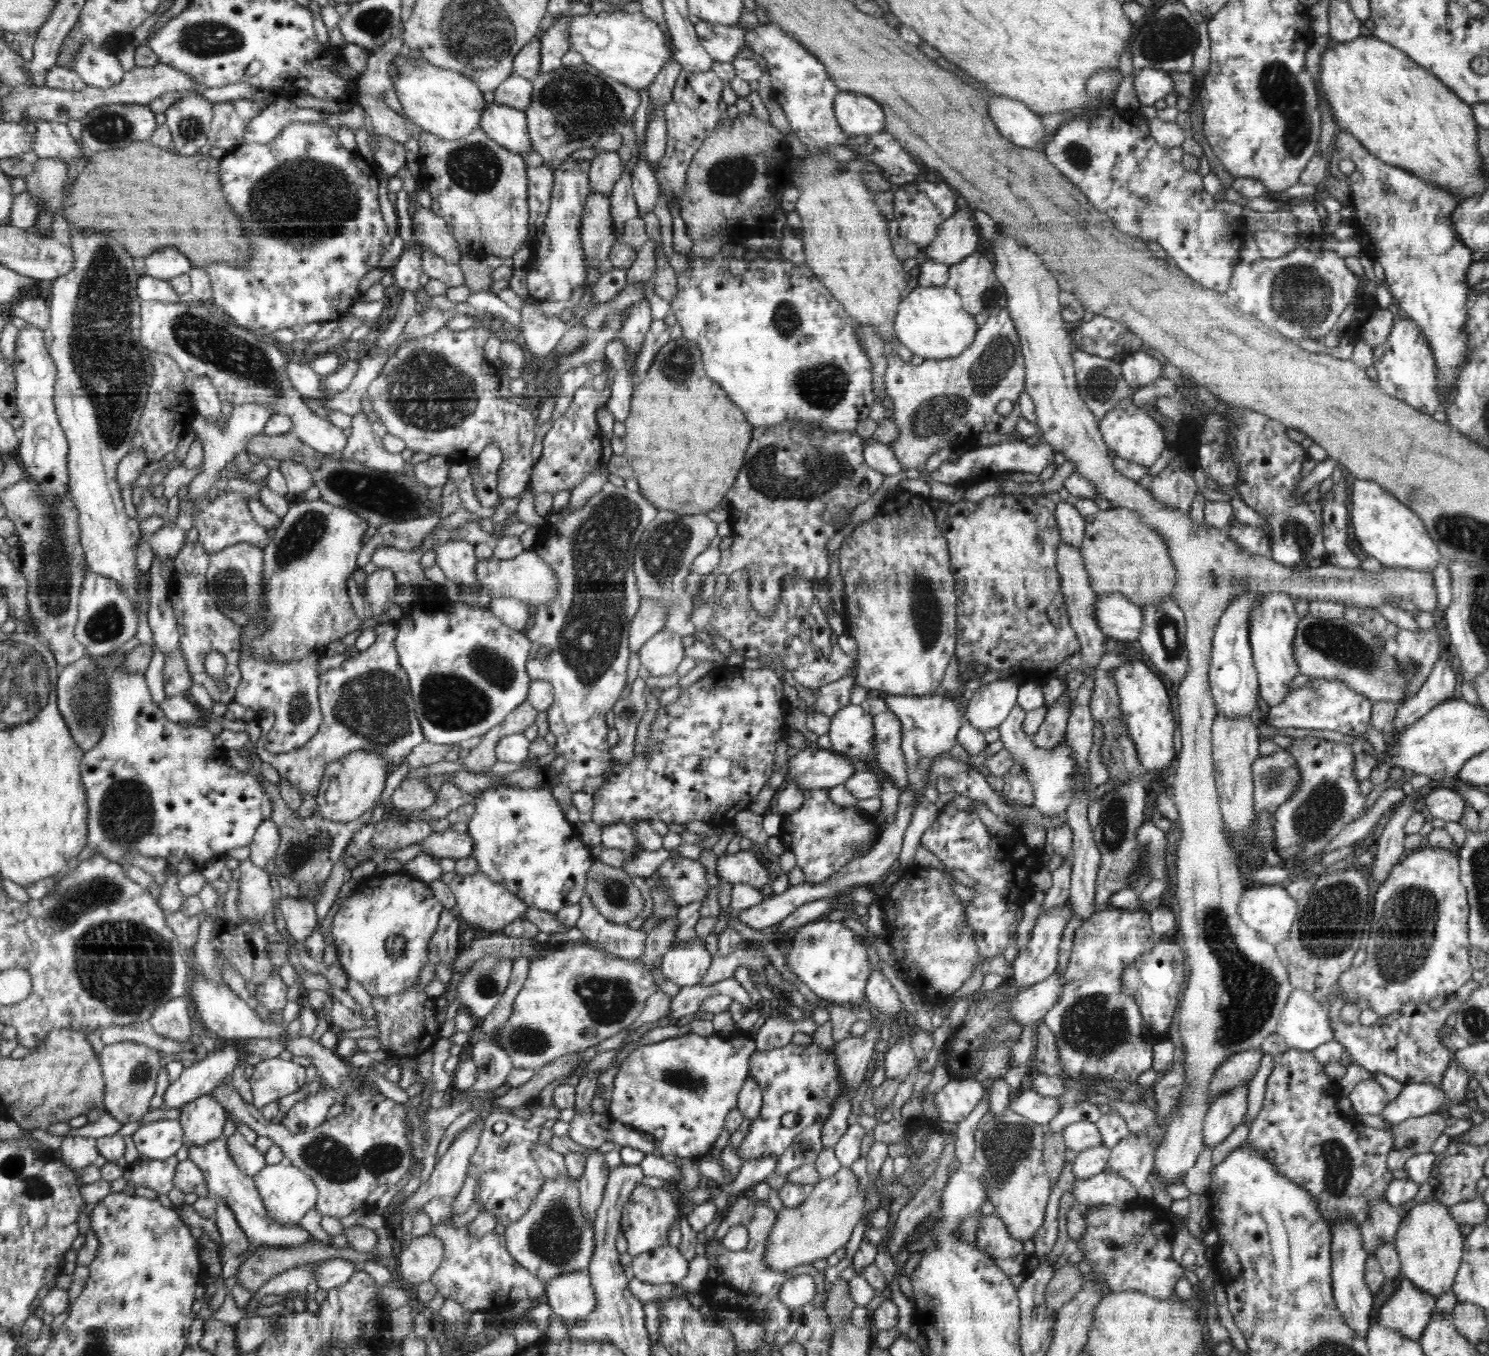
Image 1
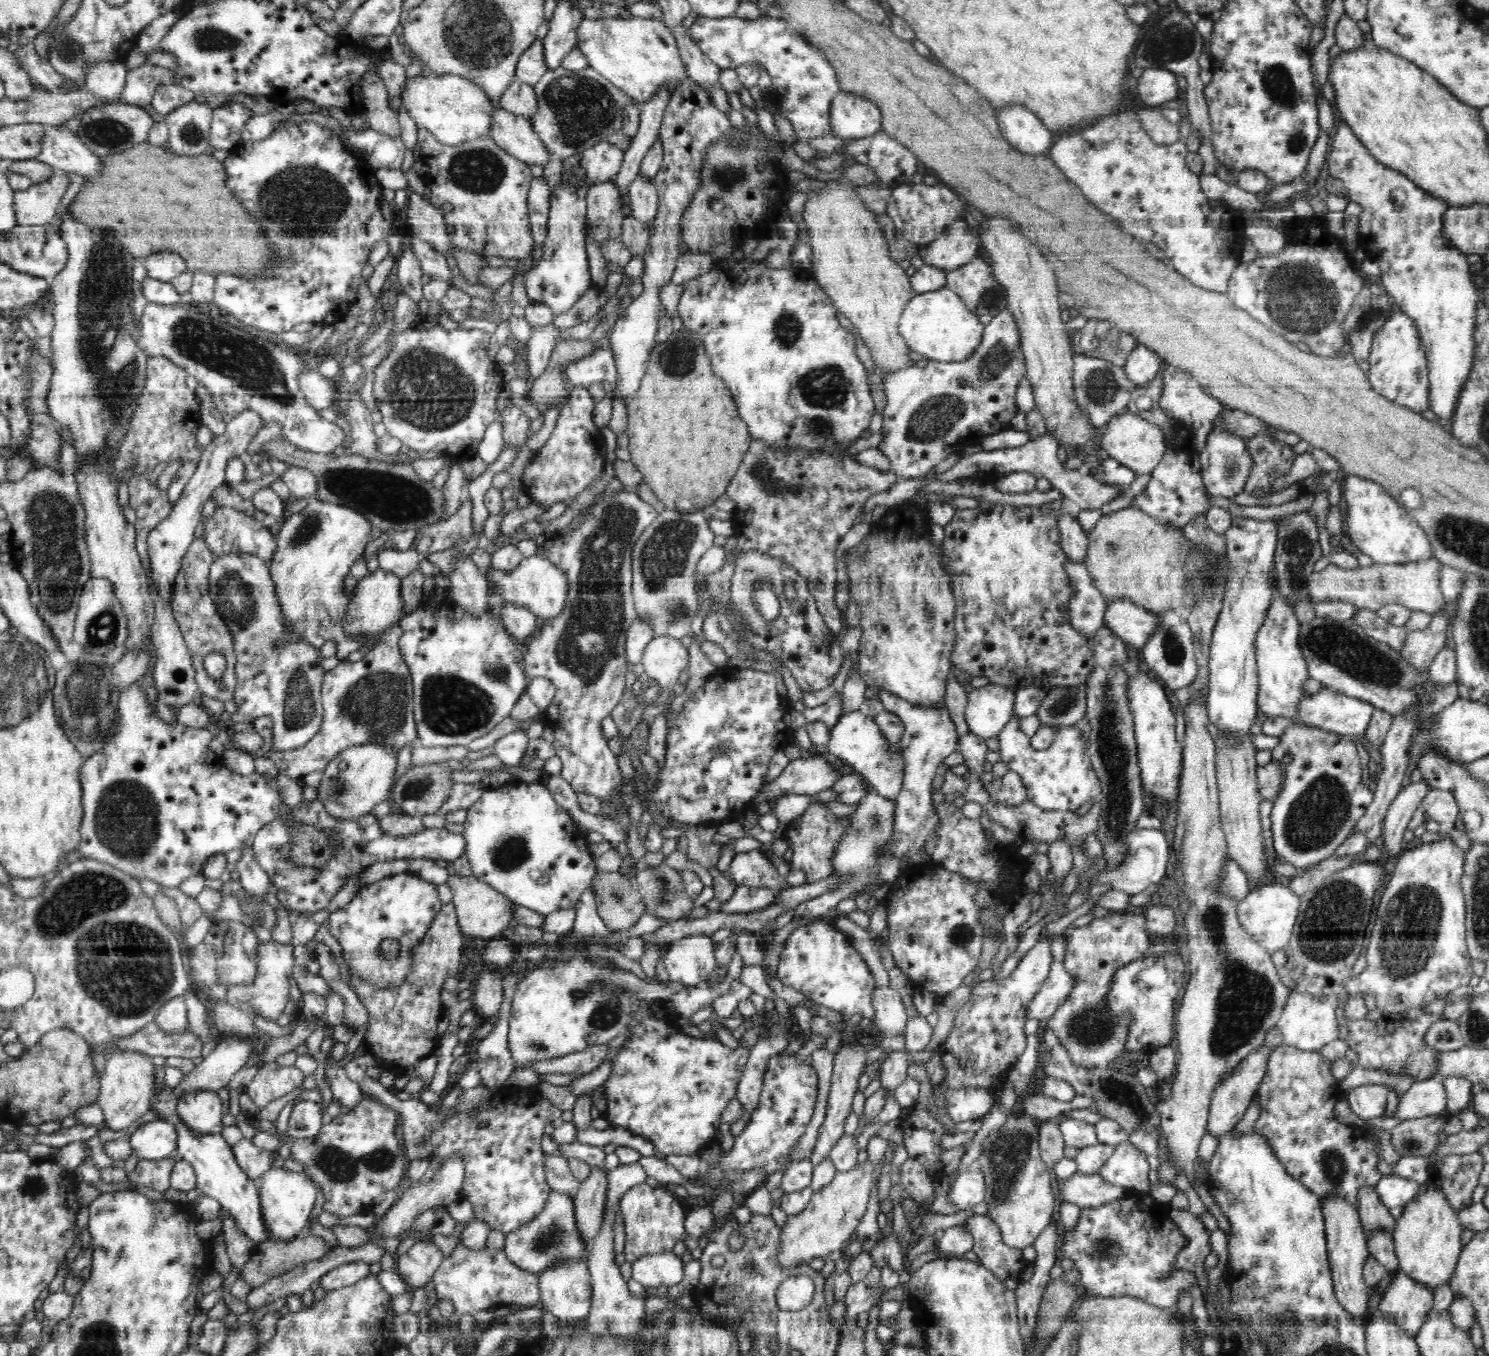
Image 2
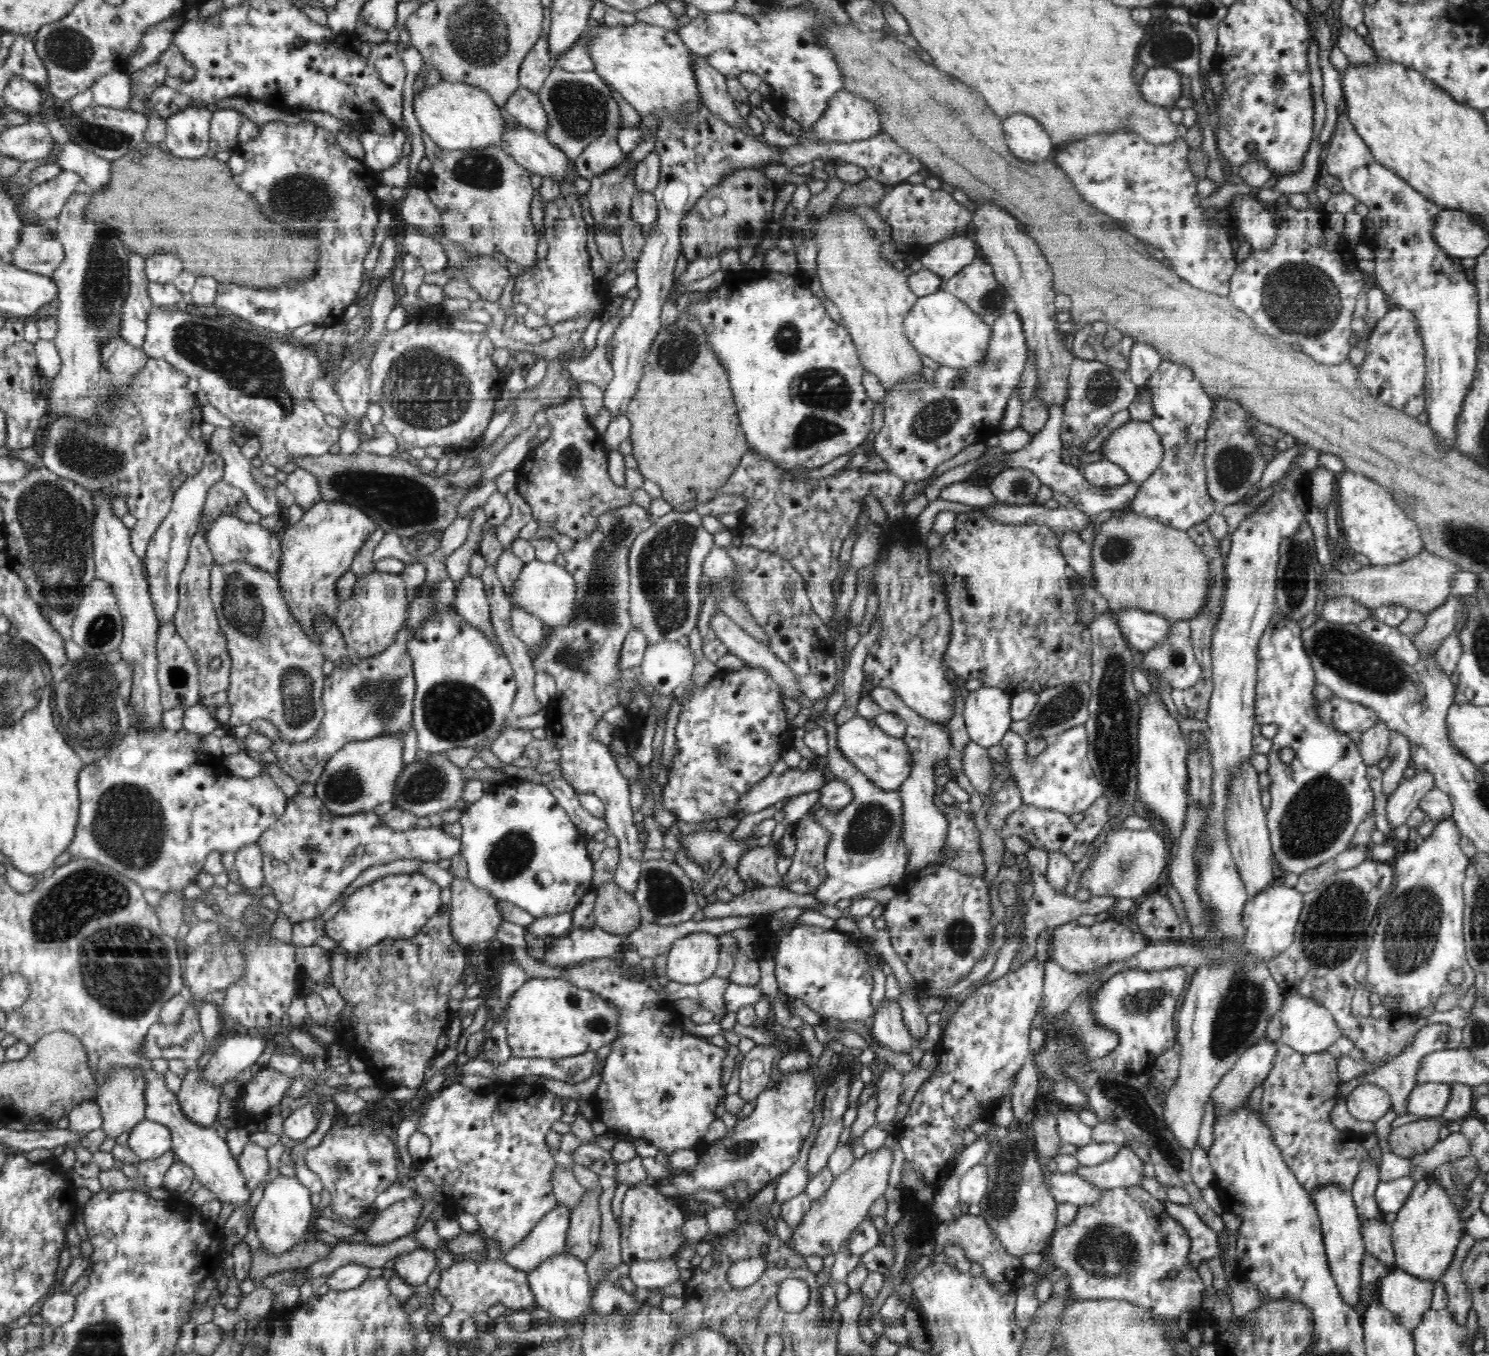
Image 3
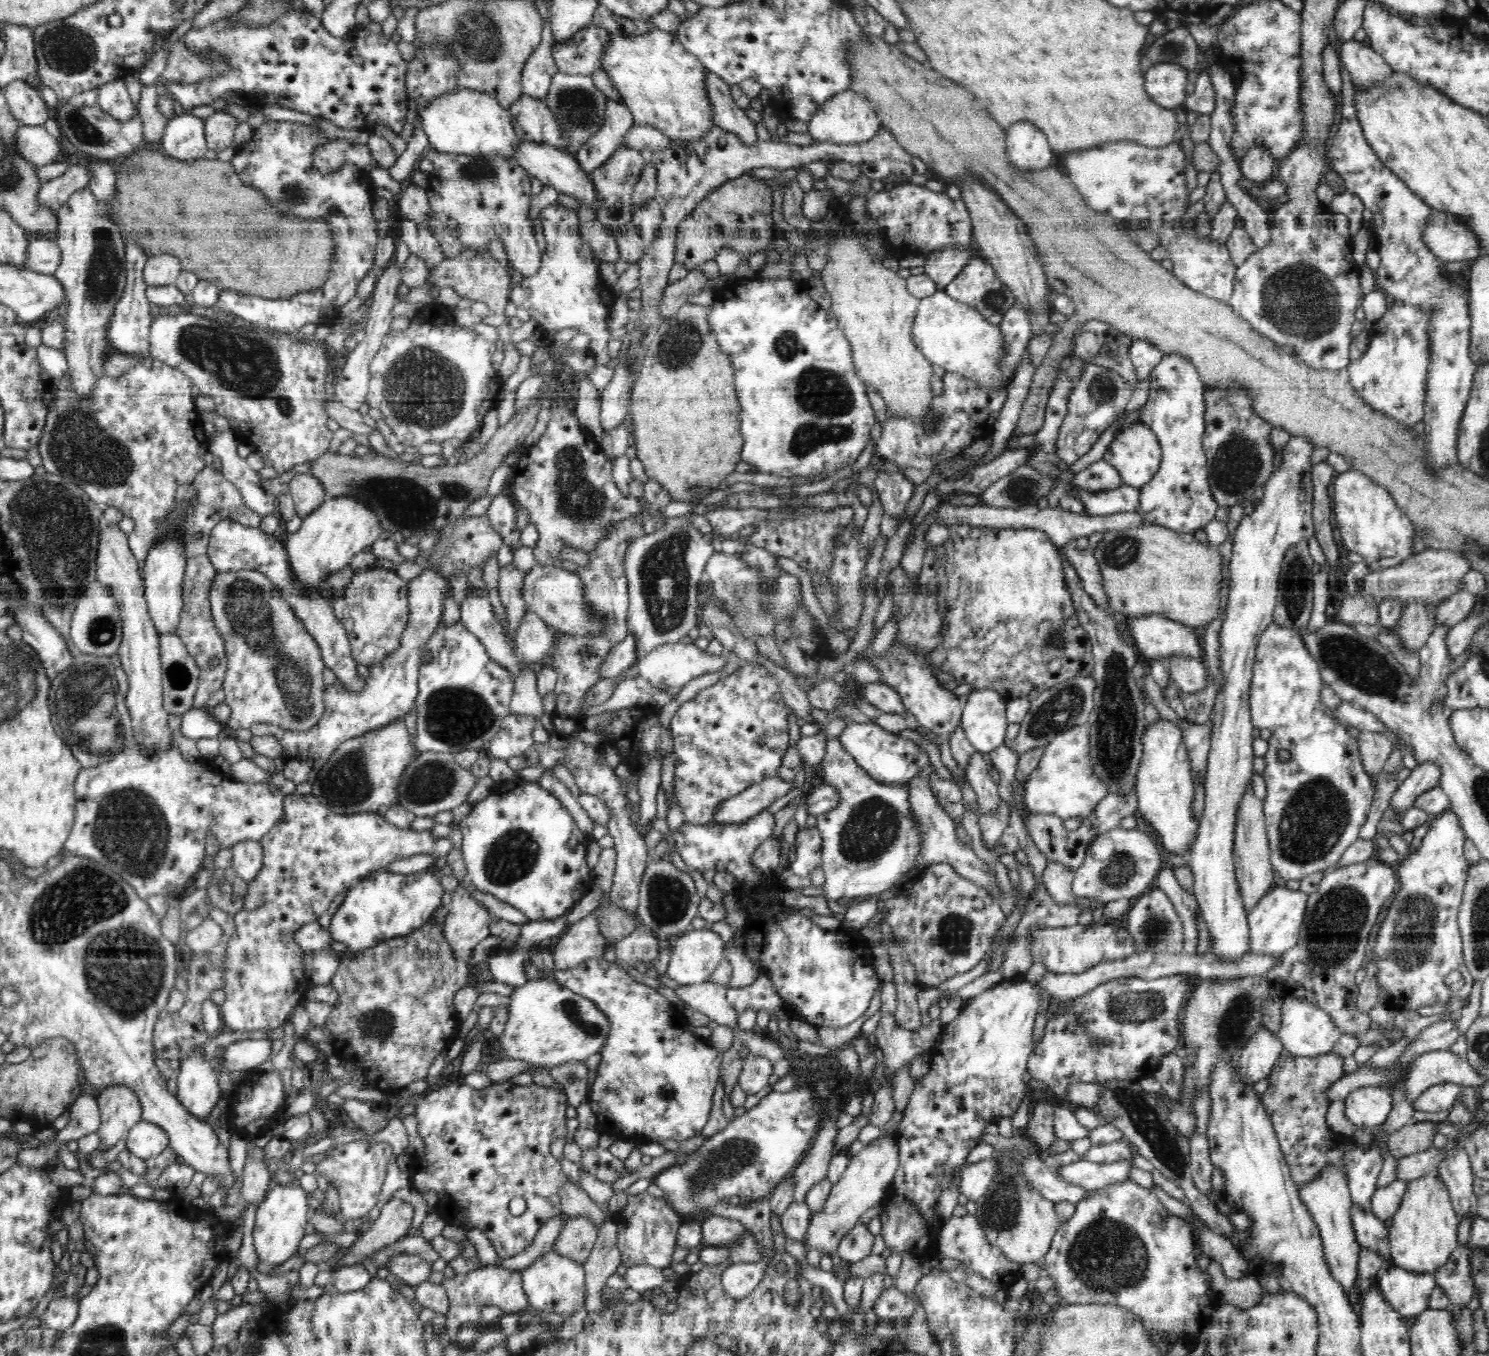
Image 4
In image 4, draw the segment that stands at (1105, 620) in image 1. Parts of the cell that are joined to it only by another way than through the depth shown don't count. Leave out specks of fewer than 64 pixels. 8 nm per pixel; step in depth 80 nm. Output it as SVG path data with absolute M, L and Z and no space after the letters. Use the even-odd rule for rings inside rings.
M1148 615L1124 618L1123 628L1129 634L1130 642L1136 644L1139 652L1151 660L1177 656L1202 661L1200 639L1196 635L1196 630L1191 626L1170 620L1162 615Z

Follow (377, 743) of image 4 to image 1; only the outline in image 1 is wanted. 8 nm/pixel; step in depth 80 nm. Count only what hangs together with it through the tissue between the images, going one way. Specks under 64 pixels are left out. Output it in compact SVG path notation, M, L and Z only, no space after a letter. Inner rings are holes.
M360 750L327 764L316 794L320 818L331 822L351 822L369 812L386 786L389 775L386 768L386 759L380 754Z

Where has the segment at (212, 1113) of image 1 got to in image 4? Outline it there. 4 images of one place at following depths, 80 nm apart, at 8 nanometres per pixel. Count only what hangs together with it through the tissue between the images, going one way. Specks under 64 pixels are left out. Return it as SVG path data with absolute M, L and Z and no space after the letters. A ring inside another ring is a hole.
M204 1047L194 1049L181 1060L177 1078L177 1099L194 1117L205 1120L221 1097L218 1071L204 1055Z

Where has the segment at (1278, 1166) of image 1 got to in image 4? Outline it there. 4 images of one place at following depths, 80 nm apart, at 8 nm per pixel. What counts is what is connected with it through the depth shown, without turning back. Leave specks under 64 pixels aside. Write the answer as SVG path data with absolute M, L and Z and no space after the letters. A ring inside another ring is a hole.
M1284 1050L1267 1078L1268 1088L1261 1094L1262 1103L1270 1115L1280 1149L1296 1185L1304 1186L1310 1180L1322 1176L1322 1171L1326 1171L1330 1164L1341 1168L1345 1177L1348 1176L1342 1156L1350 1148L1349 1144L1355 1141L1352 1136L1341 1136L1331 1131L1325 1119L1330 1104L1325 1090L1342 1075L1344 1057L1332 1052L1318 1056L1294 1056Z

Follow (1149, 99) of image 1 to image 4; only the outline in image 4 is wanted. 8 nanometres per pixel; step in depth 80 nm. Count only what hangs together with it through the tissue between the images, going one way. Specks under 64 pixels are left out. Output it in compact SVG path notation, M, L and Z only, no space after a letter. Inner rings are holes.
M1161 62L1153 64L1144 73L1146 94L1156 104L1167 109L1182 108L1186 100L1187 70L1178 64Z

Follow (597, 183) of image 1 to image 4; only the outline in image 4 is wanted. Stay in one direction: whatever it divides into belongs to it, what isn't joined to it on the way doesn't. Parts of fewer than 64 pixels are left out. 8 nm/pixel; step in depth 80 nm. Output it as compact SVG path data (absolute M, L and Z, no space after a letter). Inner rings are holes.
M608 99L602 126L575 154L582 171L589 176L605 160L611 159L634 123L632 113L625 103Z

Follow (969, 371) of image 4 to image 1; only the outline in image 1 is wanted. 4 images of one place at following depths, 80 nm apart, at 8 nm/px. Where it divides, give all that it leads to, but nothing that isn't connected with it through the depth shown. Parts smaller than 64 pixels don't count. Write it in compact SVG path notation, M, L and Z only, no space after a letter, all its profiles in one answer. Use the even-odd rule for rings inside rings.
M946 285L928 288L916 286L898 304L898 314L894 322L895 335L900 342L913 354L918 354L924 359L944 360L960 356L973 344L979 330L974 316L964 309L961 296Z

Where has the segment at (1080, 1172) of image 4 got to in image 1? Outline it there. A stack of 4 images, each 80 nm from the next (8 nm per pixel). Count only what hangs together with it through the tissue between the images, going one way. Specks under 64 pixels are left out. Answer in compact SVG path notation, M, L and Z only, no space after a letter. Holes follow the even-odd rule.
M1129 1132L1111 1149L1106 1171L1130 1181L1141 1199L1153 1199L1154 1190L1148 1183L1148 1176L1154 1170L1155 1152L1155 1146L1146 1135L1135 1137Z

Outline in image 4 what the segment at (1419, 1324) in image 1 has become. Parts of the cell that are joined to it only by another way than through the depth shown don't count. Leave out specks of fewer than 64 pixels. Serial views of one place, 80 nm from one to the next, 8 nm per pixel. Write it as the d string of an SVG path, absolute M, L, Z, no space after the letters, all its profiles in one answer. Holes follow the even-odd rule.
M1390 1264L1378 1272L1375 1283L1380 1288L1387 1303L1402 1315L1402 1320L1408 1327L1418 1314L1429 1308L1430 1296L1437 1286L1434 1273L1415 1273Z

